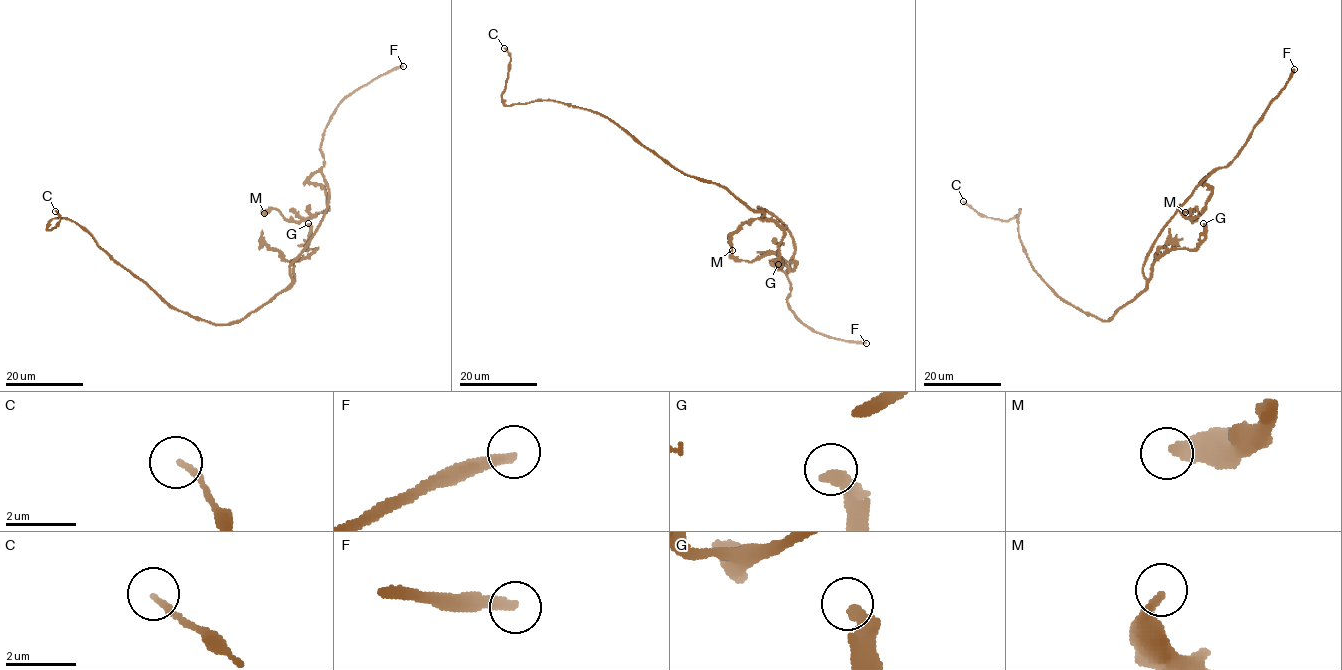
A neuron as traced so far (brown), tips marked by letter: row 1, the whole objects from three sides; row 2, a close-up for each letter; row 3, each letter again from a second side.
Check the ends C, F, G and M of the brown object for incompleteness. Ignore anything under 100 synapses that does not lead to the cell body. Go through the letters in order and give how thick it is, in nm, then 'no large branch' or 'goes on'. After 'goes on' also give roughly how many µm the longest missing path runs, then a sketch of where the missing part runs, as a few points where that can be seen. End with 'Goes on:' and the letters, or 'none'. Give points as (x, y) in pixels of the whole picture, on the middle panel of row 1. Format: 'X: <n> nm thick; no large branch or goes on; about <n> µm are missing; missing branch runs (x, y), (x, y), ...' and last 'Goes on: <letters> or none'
C: 180 nm thick; no large branch
F: 320 nm thick; goes on; about 110 µm are missing
G: 360 nm thick; no large branch
M: 320 nm thick; no large branch
Goes on: F

